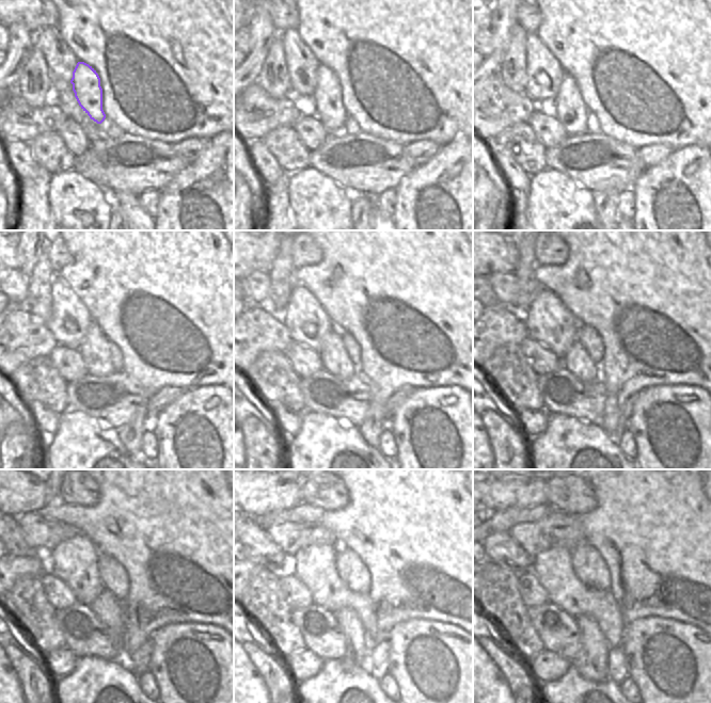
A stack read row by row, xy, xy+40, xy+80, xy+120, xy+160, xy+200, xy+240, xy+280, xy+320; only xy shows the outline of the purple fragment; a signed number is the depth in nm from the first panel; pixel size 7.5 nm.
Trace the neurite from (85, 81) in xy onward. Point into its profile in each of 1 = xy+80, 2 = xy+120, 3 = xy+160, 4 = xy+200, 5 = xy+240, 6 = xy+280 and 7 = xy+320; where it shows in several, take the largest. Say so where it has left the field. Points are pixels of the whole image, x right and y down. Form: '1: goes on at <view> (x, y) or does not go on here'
1: goes on at xy+80 (568, 107)
2: goes on at xy+120 (94, 349)
3: goes on at xy+160 (335, 360)
4: goes on at xy+200 (577, 360)
5: goes on at xy+240 (110, 611)
6: goes on at xy+280 (358, 645)
7: goes on at xy+320 (591, 662)

